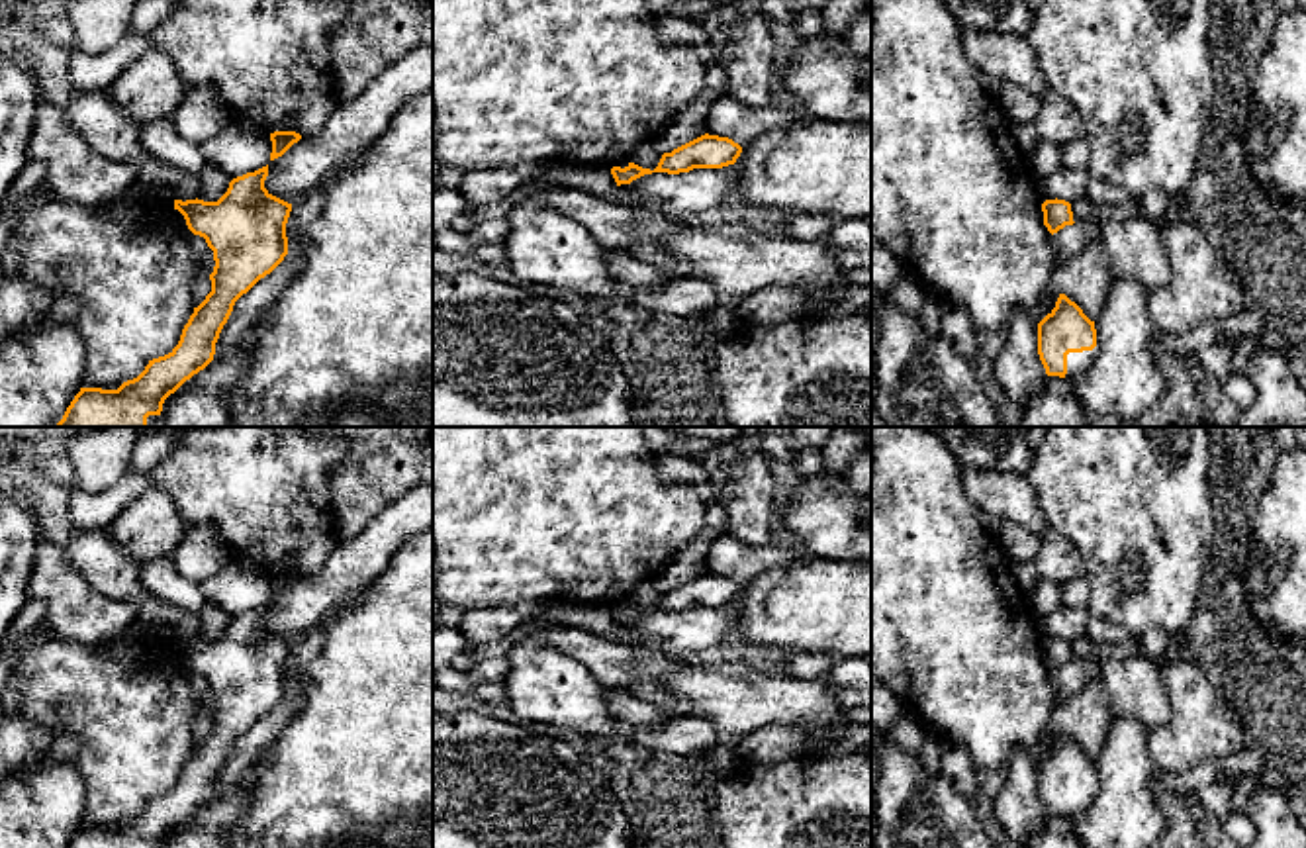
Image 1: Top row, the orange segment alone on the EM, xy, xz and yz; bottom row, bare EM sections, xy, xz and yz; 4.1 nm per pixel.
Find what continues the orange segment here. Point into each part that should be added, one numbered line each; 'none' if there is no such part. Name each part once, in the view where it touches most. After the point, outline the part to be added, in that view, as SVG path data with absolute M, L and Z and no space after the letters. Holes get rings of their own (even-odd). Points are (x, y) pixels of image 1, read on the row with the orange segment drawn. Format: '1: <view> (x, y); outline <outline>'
1: yz (1077, 363); outline M1096 347L1093 351L1069 353L1065 378L1073 382L1081 374L1085 374L1095 362L1095 356L1096 356Z

